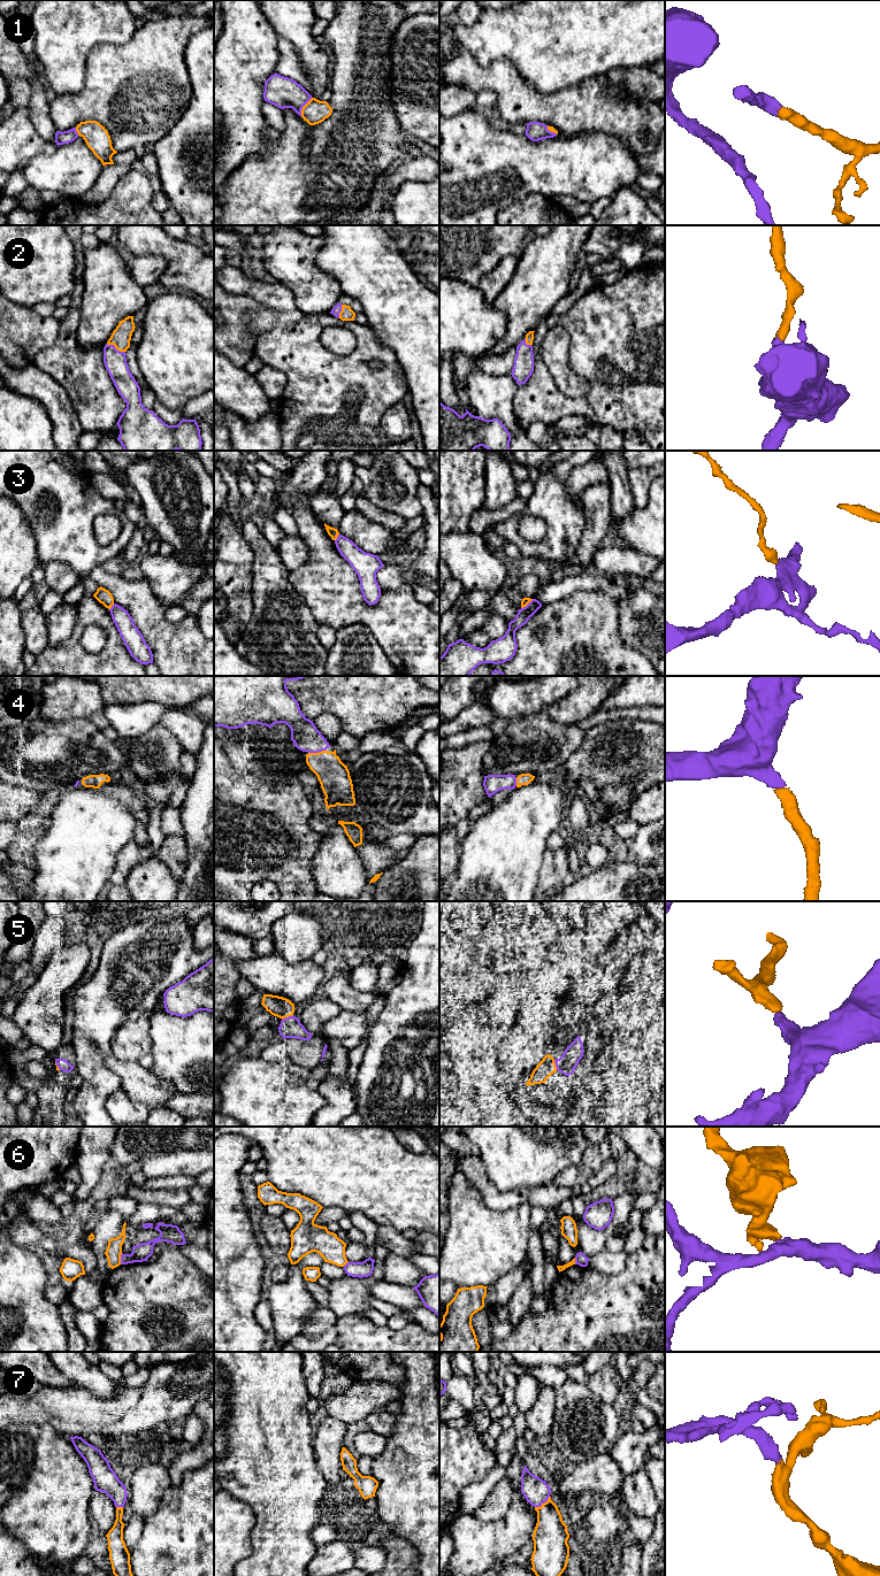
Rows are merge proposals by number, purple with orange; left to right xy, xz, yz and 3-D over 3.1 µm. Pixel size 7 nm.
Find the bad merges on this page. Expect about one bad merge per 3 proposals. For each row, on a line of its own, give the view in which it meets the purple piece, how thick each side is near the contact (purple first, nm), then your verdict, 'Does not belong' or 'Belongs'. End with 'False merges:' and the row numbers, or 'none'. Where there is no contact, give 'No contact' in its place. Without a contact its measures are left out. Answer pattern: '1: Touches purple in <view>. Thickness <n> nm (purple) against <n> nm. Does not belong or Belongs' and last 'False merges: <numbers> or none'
1: Touches purple in xz. Thickness 220 nm (purple) against 170 nm. Belongs
2: Touches purple in xy. Thickness 160 nm (purple) against 140 nm. Belongs
3: Touches purple in xz. Thickness 150 nm (purple) against 70 nm. Does not belong
4: Touches purple in xz. Thickness 190 nm (purple) against 220 nm. Belongs
5: Touches purple in xz. Thickness 150 nm (purple) against 140 nm. Belongs
6: Touches purple in xy. Thickness 120 nm (purple) against 110 nm. Does not belong
7: Touches purple in yz. Thickness 180 nm (purple) against 240 nm. Belongs
False merges: 3, 6

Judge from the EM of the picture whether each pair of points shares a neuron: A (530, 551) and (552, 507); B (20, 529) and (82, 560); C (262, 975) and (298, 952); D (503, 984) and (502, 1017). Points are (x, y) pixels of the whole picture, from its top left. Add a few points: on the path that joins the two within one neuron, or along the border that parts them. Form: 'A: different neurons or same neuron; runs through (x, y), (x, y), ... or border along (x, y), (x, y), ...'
A: same neuron; runs through (543, 546), (552, 537), (552, 520)
B: different neurons; border along (20, 510), (35, 539), (39, 561)
C: different neurons; border along (275, 952), (292, 963), (310, 960)
D: same neuron; runs through (503, 992), (503, 1009)

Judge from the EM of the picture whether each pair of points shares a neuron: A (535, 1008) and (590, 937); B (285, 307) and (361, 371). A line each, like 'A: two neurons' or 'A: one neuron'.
A: one neuron
B: one neuron

